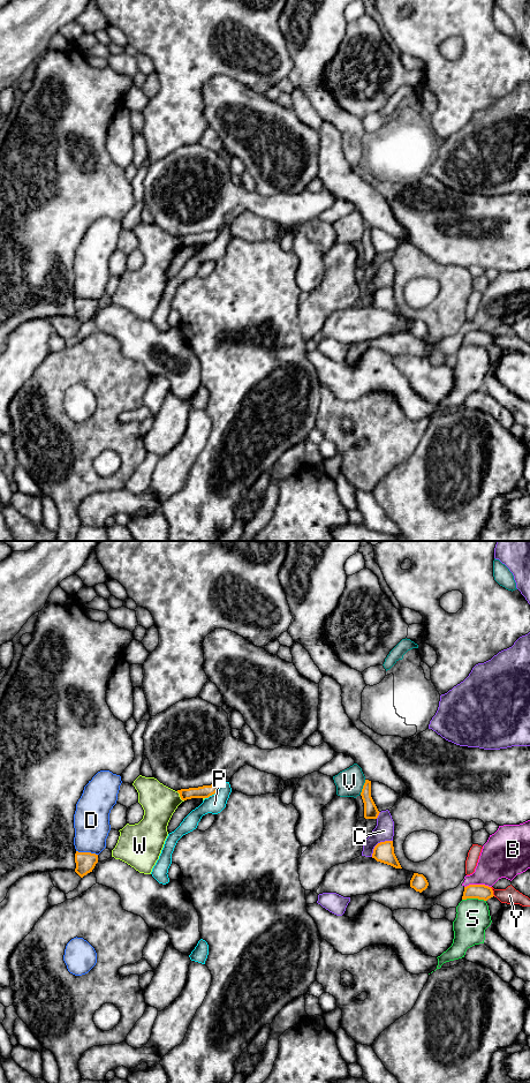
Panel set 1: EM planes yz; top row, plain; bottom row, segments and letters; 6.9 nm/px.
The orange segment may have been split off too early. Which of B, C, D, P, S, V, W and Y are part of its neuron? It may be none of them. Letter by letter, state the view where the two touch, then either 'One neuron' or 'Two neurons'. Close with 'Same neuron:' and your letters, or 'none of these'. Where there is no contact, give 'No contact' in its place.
B: Touches orange in yz. Two neurons
C: Touches orange in yz. Two neurons
D: Touches orange in yz. Two neurons
P: Touches orange in yz. Two neurons
S: Touches orange in yz. Two neurons
V: Touches orange in yz. Two neurons
W: Touches orange in yz. Two neurons
Y: Touches orange in yz. Two neurons
Same neuron: none of these

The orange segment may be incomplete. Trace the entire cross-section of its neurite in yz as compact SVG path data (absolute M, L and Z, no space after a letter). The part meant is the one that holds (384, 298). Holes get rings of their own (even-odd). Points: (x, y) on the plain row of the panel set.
M393 287L378 289L373 295L372 304L374 304L377 308L391 311L395 315L402 315L394 300Z

